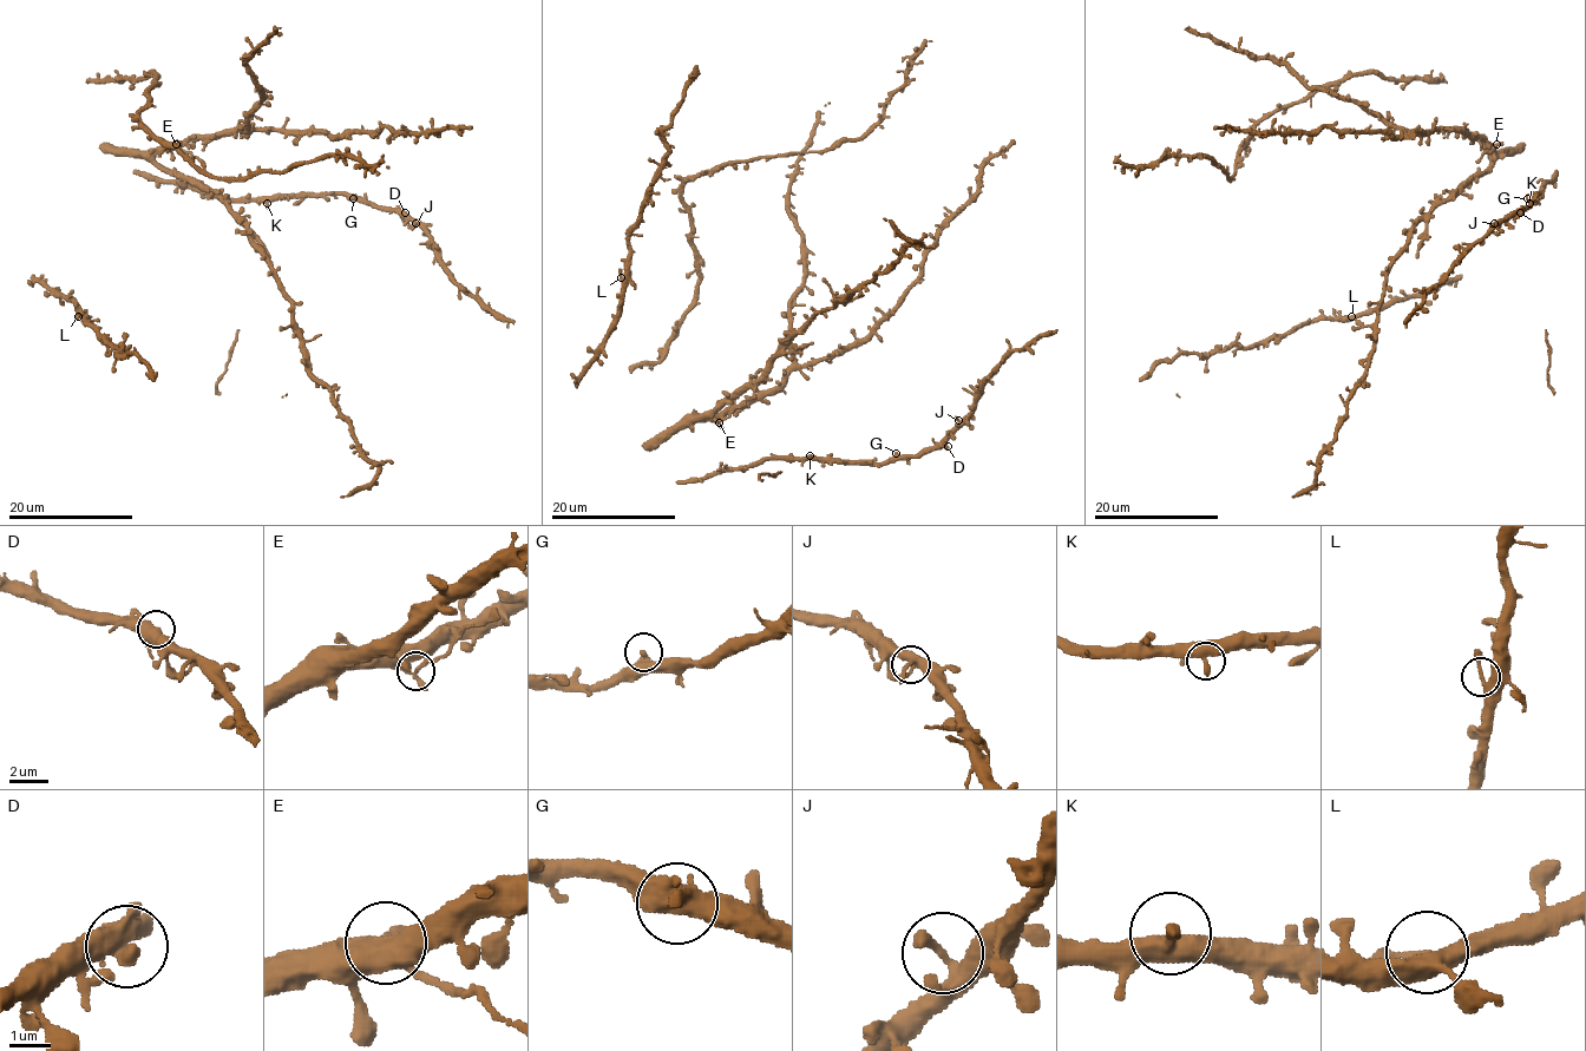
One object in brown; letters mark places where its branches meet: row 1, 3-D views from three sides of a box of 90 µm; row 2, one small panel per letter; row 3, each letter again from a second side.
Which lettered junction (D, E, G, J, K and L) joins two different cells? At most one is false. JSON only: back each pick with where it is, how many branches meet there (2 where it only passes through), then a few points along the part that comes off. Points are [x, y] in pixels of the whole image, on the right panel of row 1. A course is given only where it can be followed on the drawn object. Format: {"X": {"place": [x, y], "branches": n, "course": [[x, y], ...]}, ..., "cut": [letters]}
{"E": {"place": [1496, 144], "branches": 2, "course": [[1495, 144], [1479, 163]]}, "cut": ["E"]}

